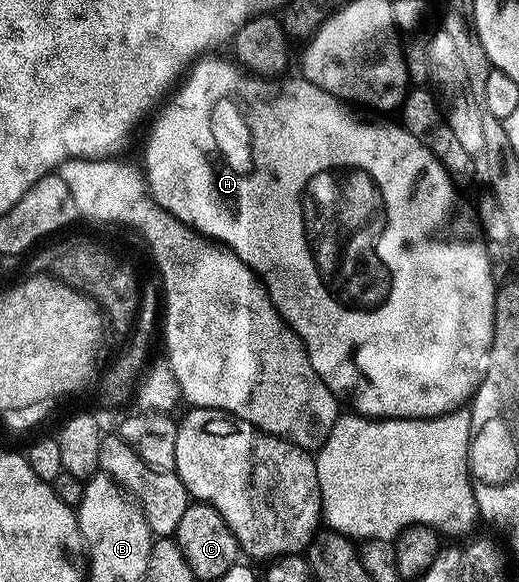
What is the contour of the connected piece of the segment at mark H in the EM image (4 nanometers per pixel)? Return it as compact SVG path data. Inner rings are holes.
M201 57L192 64L186 75L188 87L181 86L179 88L179 90L181 89L180 95L173 94L163 104L159 114L155 116L155 119L157 118L156 124L153 125L152 132L148 135L148 144L144 147L145 164L143 163L146 168L146 187L150 192L151 199L162 209L169 211L178 221L188 224L192 230L201 232L206 238L225 247L233 248L236 256L250 270L260 276L268 291L270 301L276 307L276 312L287 321L292 332L304 342L304 348L310 357L310 365L314 365L314 373L318 373L318 377L322 377L322 381L335 393L337 400L343 401L345 404L348 402L352 406L349 408L355 414L363 415L369 419L437 419L440 415L449 415L450 412L463 408L475 395L478 385L483 381L486 373L488 353L494 337L494 313L496 312L498 283L492 277L492 266L488 260L488 244L479 223L477 223L477 218L469 208L467 211L464 207L456 207L457 188L454 186L452 176L448 174L447 169L440 164L438 157L434 157L434 153L430 153L430 149L426 149L426 145L422 145L418 141L418 137L414 137L404 126L397 125L395 122L393 122L394 124L363 123L358 116L351 115L347 111L349 108L341 100L322 89L318 89L318 85L314 85L309 79L303 77L298 79L300 95L256 95L256 87L251 83L253 80L235 62L229 61L227 63L224 59L212 58L216 57Z

